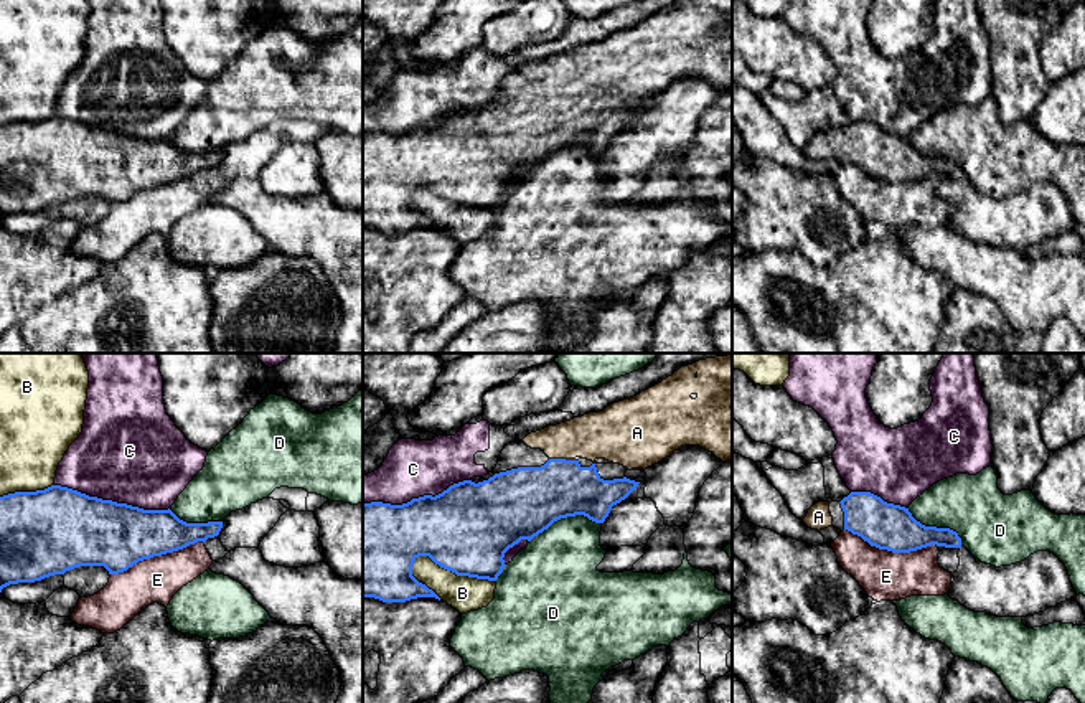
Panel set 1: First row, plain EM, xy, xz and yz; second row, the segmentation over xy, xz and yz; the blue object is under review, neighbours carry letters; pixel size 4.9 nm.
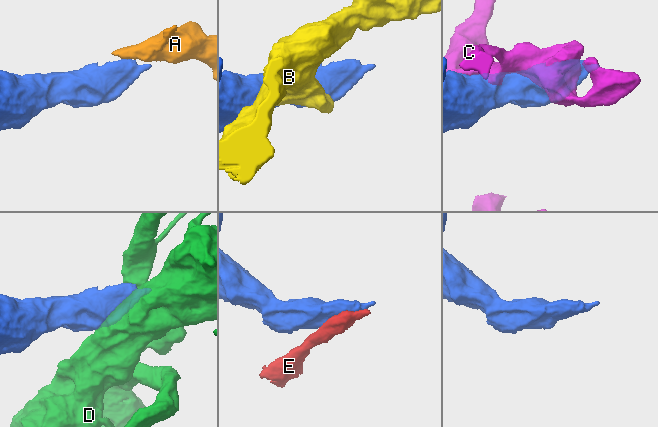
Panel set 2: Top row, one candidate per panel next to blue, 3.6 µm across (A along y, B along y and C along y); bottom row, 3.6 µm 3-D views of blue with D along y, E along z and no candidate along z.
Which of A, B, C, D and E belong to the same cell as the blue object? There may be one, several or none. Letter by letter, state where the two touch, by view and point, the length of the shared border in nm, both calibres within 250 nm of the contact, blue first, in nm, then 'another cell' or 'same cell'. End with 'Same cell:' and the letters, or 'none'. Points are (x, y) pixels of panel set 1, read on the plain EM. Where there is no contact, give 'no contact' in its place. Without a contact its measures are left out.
A: contact xz (558, 89); length 80 nm; calibres 320 and 220 nm; same cell
B: contact xz (452, 202); length 420 nm; calibres 440 and 170 nm; another cell
C: contact xy (111, 131); length 550 nm; calibres 380 and 500 nm; another cell
D: contact xz (564, 147); length 360 nm; calibres 340 and 360 nm; another cell
E: contact xy (157, 185); length 480 nm; calibres 320 and 220 nm; another cell
Same cell: A

